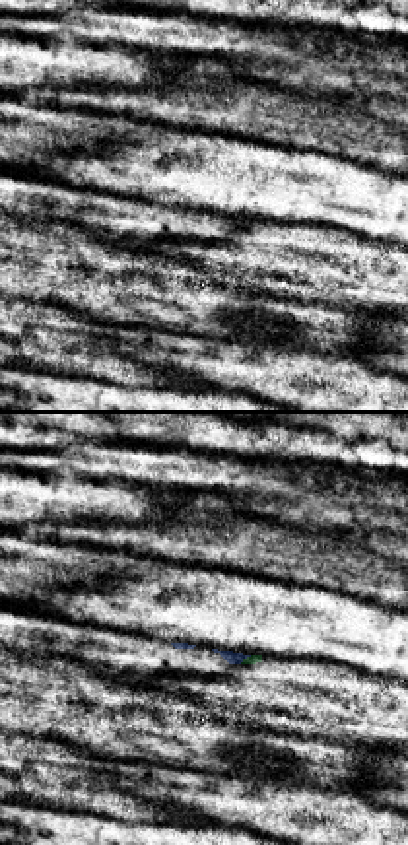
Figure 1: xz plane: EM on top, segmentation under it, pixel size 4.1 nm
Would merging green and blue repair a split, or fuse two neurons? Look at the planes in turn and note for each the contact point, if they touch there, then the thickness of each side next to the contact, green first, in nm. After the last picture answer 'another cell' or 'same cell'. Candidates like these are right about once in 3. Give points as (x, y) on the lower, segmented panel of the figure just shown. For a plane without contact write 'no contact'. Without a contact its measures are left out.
meets green at (247, 657); 50 nm thick on the green side, 50 nm on the other

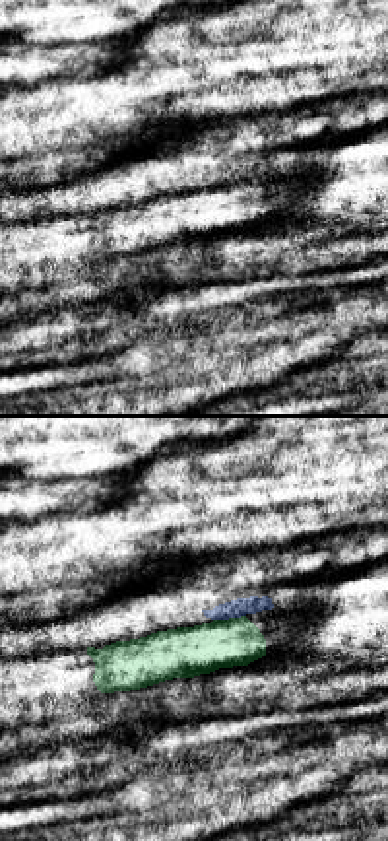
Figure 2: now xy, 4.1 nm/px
meets green at (229, 618); 200 nm thick on the green side, 80 nm on the other

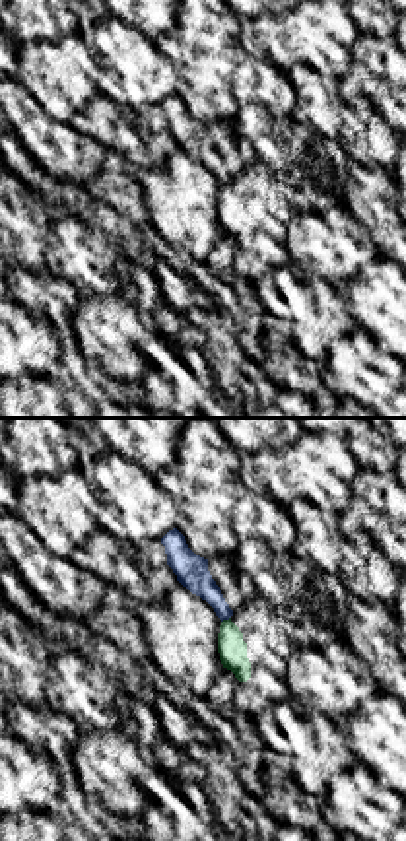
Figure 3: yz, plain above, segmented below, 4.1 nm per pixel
meets green at (226, 620); 120 nm thick on the green side, 130 nm on the other

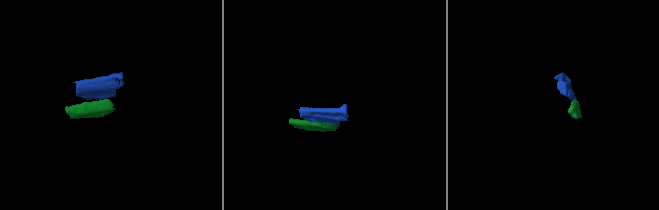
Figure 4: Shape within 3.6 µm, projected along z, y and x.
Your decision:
another cell

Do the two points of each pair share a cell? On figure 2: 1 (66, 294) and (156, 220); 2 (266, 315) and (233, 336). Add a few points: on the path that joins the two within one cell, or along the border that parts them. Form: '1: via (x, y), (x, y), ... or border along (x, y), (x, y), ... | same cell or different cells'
1: via (78, 269), (115, 232), (130, 230) | same cell
2: via (258, 323), (241, 335) | same cell

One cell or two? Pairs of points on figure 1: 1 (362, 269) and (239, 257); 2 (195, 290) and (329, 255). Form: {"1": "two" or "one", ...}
{"1": "one", "2": "two"}

